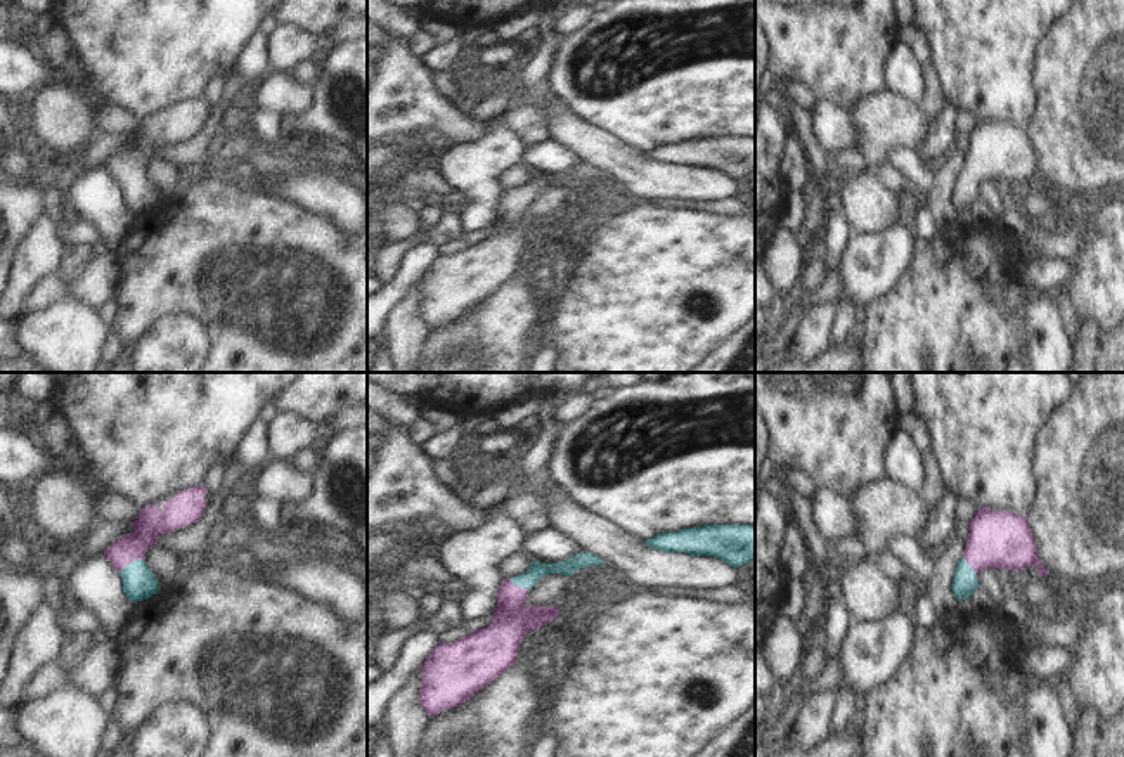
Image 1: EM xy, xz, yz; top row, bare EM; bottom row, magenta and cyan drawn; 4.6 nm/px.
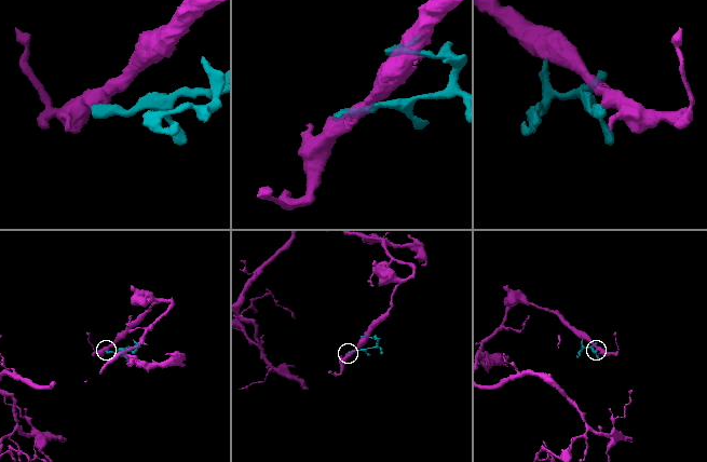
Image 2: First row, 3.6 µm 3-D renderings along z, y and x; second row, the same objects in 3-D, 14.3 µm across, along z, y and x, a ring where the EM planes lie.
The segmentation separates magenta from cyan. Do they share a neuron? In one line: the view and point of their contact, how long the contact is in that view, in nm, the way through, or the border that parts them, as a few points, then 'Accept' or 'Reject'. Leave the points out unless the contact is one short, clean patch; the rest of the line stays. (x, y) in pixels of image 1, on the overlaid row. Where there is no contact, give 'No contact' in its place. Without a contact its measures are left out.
Touches magenta at xy (130, 562). Shared border 140 nm. Path across: xy (151, 522), (130, 549), (130, 562), (139, 582). Accept.

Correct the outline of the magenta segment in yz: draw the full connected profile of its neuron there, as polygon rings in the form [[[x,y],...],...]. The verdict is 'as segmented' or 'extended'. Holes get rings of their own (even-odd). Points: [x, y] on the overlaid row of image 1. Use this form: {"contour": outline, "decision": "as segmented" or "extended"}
{"contour": [[[980,508],[970,521],[963,560],[956,566],[951,586],[958,601],[970,599],[973,591],[980,587],[977,575],[985,566],[1011,572],[1037,566],[1039,577],[1050,573],[1039,560],[1025,516]]], "decision": "extended"}

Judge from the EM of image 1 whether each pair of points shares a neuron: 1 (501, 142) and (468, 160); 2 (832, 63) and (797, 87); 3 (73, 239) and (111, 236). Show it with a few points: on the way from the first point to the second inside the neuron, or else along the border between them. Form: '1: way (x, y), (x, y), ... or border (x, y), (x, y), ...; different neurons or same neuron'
1: way (492, 151), (484, 160), (477, 160); same neuron
2: border (785, 80), (801, 80), (818, 97); different neurons
3: border (82, 219), (97, 231), (101, 239); different neurons

